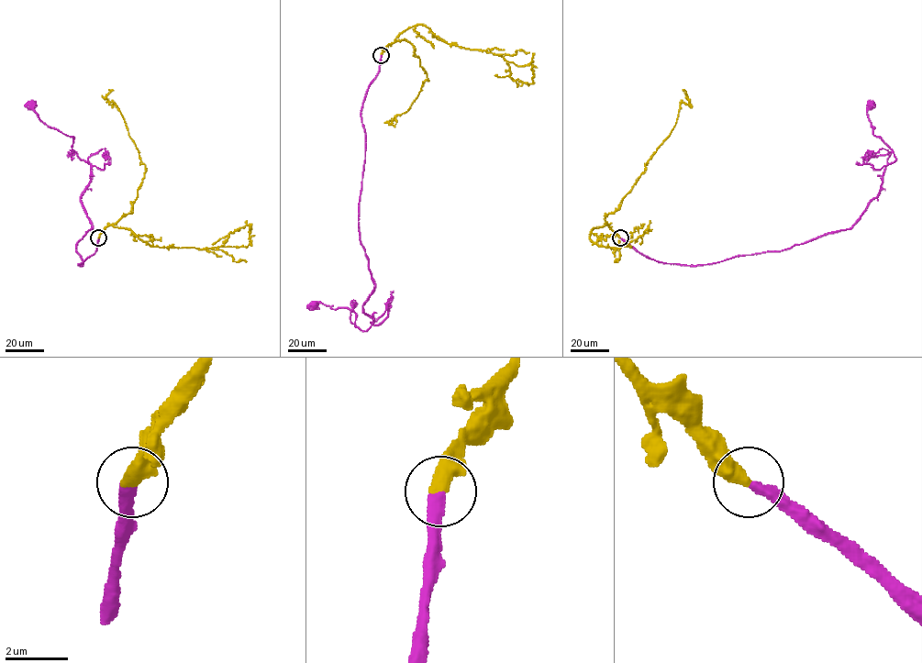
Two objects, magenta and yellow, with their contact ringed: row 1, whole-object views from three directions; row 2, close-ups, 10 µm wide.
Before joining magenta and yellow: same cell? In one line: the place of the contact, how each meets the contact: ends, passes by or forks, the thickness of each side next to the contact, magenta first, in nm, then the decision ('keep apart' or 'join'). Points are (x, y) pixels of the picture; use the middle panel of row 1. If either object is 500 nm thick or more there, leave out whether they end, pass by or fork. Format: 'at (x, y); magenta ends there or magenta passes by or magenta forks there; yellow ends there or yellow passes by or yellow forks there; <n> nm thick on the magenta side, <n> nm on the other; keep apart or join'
at (381, 55); magenta ends there; yellow ends there; 400 nm thick on the magenta side, 480 nm on the other; join

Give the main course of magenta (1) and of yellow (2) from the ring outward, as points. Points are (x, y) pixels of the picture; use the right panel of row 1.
1: (620, 237), (655, 260), (693, 266), (782, 251), (850, 228), (896, 160), (872, 134), (870, 106)
2: (620, 237), (605, 217), (618, 208), (645, 171), (645, 164), (670, 135), (679, 105), (690, 104), (683, 90)

